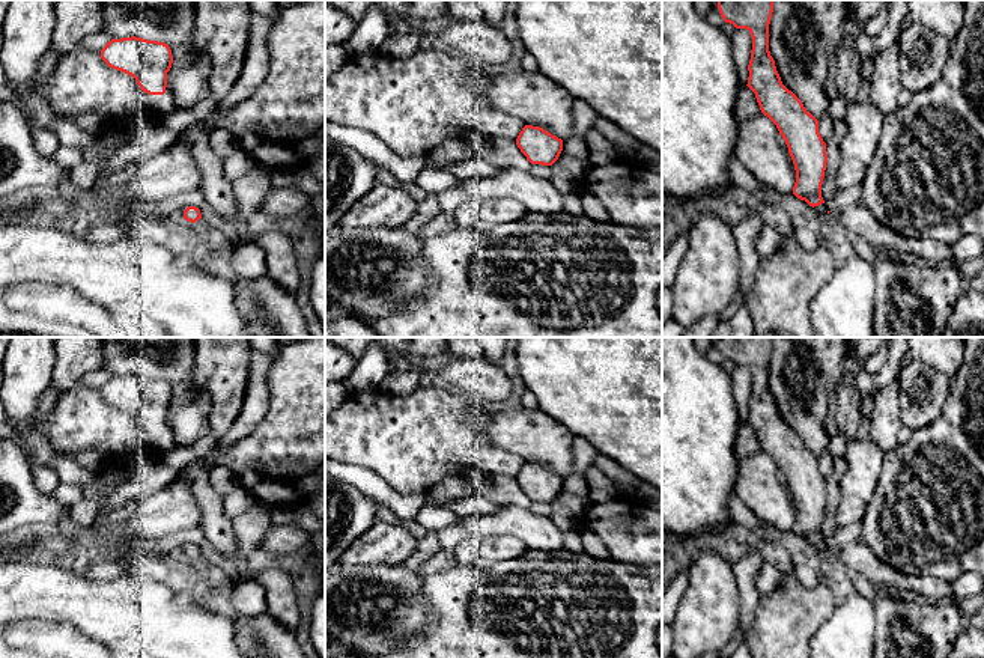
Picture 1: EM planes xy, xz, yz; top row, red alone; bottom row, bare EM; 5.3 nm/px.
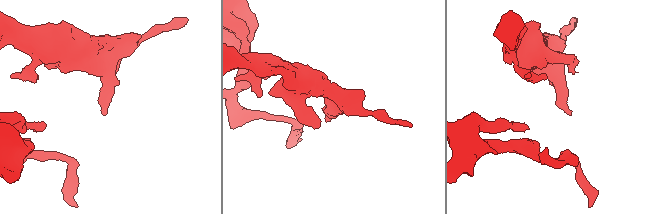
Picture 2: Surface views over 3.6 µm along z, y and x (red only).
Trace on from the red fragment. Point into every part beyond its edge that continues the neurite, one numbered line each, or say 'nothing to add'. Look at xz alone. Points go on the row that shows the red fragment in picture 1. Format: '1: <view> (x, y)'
nothing to add

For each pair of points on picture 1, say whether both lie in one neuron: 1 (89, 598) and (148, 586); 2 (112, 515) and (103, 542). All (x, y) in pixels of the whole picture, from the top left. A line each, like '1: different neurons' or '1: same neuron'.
1: same neuron
2: different neurons

